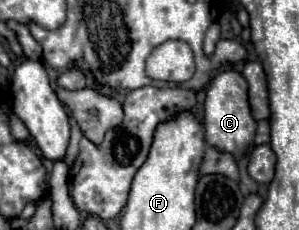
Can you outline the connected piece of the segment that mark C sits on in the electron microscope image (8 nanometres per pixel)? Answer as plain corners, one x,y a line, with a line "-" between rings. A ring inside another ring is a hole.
224,70
216,74
206,88
206,100
204,100
204,128
208,144
222,152
230,152
232,156
238,156
252,144
254,126
256,120
250,114
246,78
238,70

